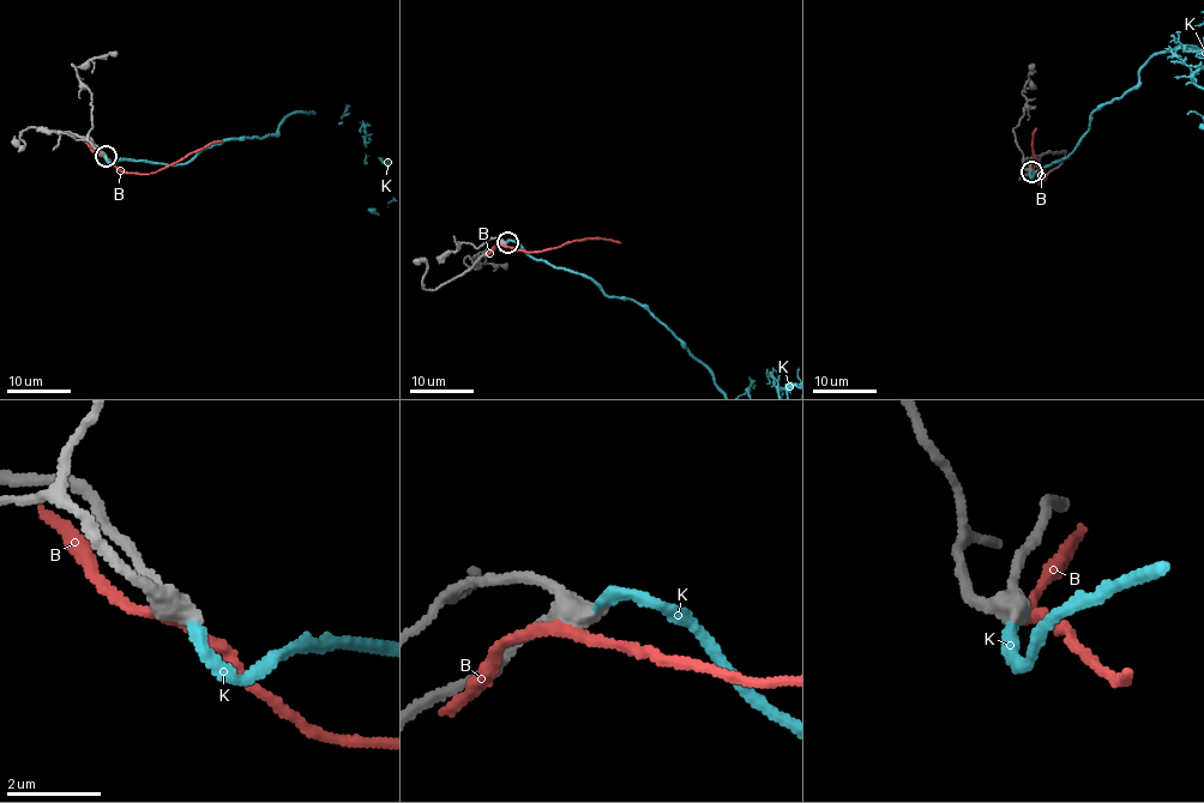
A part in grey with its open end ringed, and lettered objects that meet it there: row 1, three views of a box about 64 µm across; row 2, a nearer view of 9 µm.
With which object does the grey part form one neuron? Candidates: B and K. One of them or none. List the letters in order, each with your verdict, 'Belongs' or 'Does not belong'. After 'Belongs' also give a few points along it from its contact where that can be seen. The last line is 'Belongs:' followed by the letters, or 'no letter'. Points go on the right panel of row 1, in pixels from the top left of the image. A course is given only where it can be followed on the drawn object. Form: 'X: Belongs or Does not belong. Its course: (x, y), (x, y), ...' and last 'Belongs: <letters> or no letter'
B: Does not belong
K: Belongs
Belongs: K

